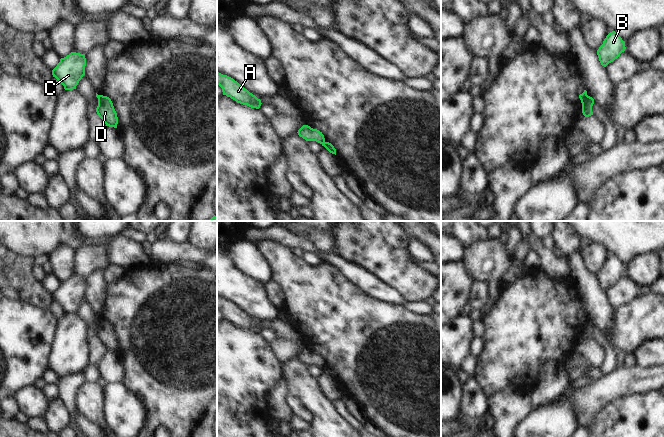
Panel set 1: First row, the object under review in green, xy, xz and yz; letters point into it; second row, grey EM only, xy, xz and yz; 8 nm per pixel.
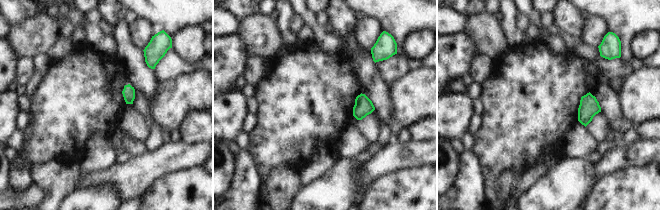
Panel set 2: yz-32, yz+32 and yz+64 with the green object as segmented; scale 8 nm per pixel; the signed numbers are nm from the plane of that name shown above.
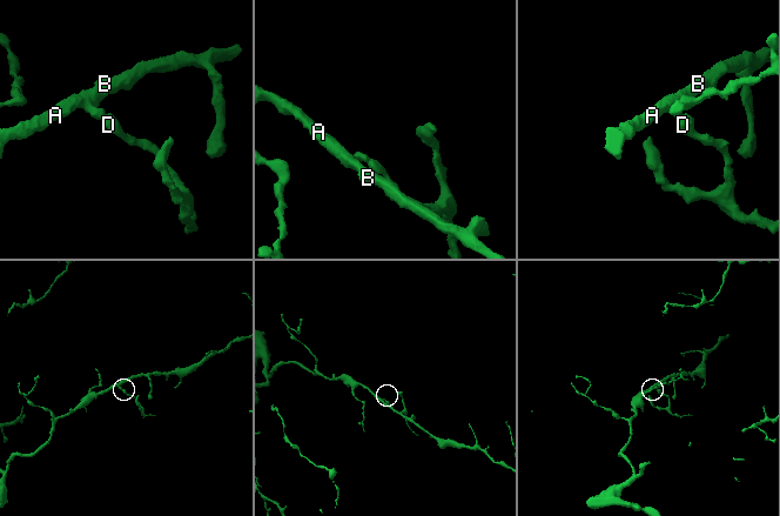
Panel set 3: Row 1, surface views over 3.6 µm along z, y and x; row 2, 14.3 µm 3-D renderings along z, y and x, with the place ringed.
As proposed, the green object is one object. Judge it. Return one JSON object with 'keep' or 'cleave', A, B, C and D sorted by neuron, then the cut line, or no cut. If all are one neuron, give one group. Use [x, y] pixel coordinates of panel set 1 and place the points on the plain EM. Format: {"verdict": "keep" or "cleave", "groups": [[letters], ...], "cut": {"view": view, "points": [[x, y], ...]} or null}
{"verdict": "cleave", "groups": [["A", "B", "C"], ["D"]], "cut": {"view": "yz", "points": [[587, 319], [582, 330]]}}

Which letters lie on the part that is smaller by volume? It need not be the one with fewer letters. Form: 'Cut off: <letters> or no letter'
Cut off: D

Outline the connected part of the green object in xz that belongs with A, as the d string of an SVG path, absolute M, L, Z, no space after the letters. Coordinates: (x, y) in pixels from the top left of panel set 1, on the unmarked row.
M217 295L217 309L222 312L223 319L230 321L237 327L259 333L261 324L241 310L233 302L223 299Z

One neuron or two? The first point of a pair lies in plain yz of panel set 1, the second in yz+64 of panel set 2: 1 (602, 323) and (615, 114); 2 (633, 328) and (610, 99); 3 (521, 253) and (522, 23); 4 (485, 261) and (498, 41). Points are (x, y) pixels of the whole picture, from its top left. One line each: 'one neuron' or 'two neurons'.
1: one neuron
2: two neurons
3: one neuron
4: one neuron

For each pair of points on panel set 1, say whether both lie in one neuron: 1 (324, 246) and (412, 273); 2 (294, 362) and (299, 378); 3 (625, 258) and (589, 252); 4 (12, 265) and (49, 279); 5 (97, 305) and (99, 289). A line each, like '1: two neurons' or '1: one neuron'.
1: two neurons
2: one neuron
3: two neurons
4: two neurons
5: one neuron

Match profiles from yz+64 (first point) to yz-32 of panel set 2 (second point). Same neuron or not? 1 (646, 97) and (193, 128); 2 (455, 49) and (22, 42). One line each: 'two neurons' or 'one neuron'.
1: two neurons
2: two neurons

